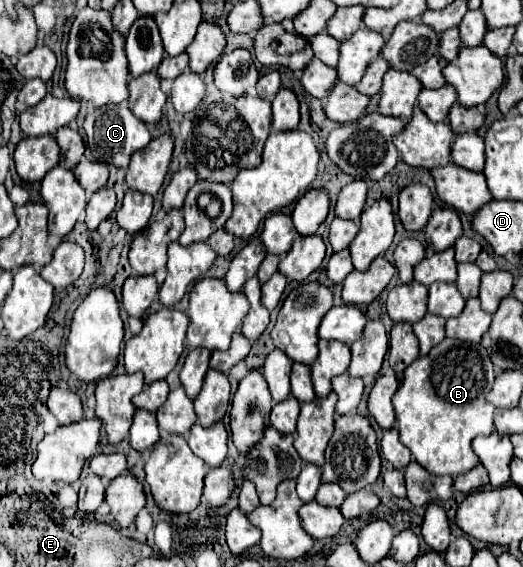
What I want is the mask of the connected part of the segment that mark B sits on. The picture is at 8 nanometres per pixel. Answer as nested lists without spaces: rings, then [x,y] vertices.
[[[444,339],[426,357],[418,357],[404,371],[404,381],[392,397],[396,413],[396,429],[400,443],[412,451],[418,465],[434,475],[456,475],[450,471],[470,471],[478,465],[476,453],[472,453],[472,439],[478,435],[490,435],[494,431],[494,405],[486,401],[494,383],[494,367],[480,343]]]

